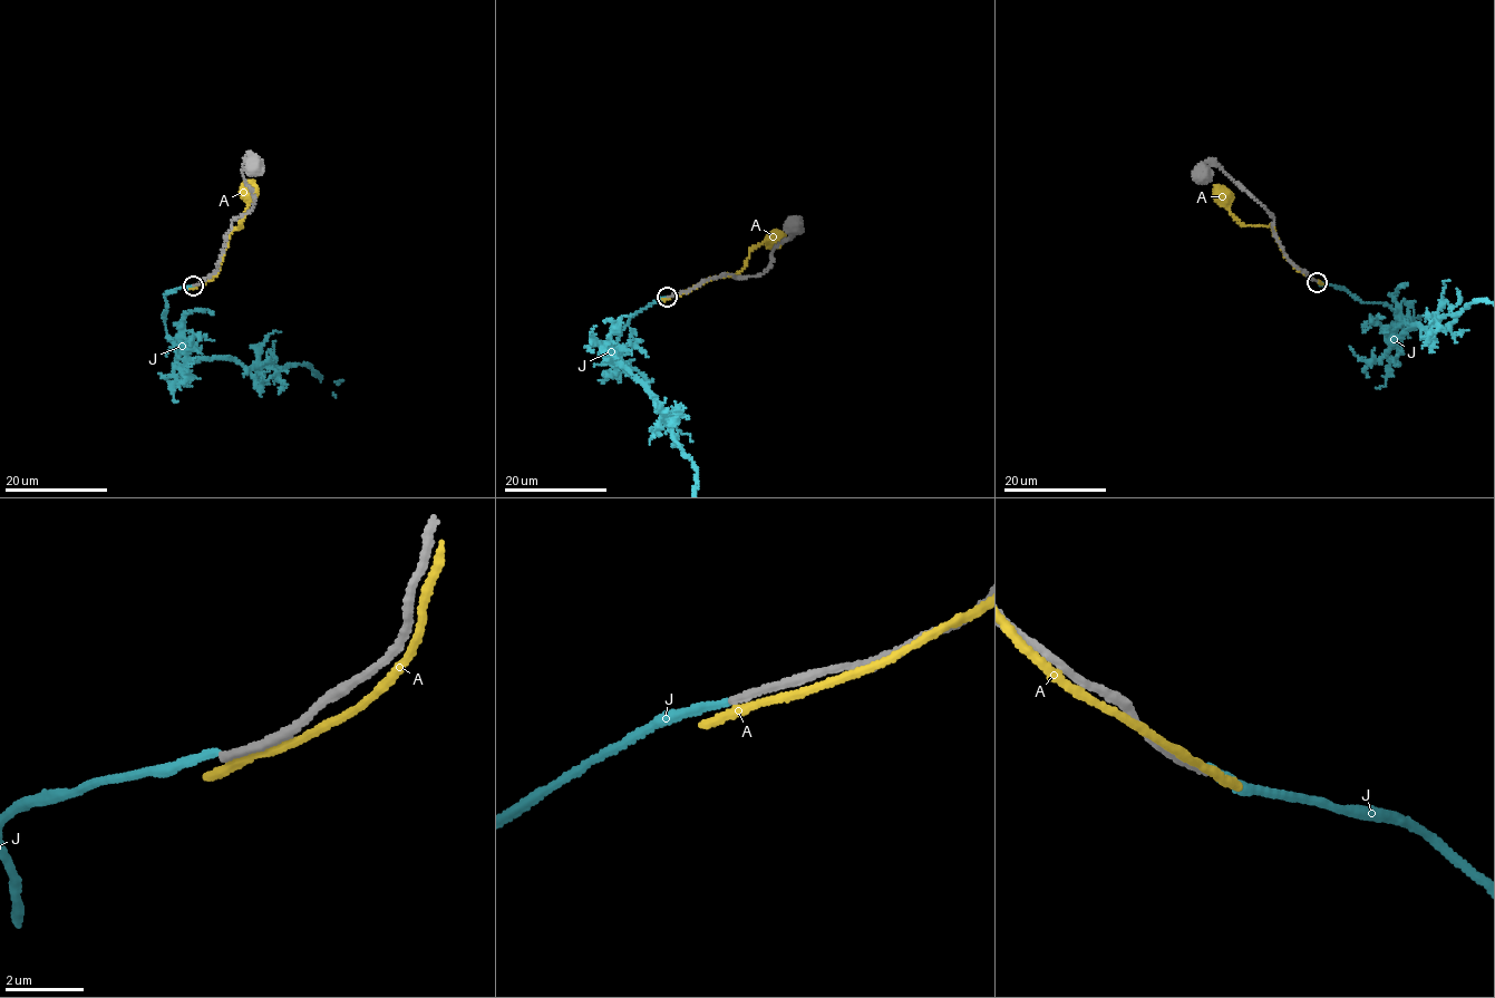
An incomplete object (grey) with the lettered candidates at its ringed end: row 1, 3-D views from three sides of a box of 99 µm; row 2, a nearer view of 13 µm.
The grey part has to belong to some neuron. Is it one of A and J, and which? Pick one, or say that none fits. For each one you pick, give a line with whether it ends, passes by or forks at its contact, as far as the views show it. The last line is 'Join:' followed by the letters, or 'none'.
Join: none

